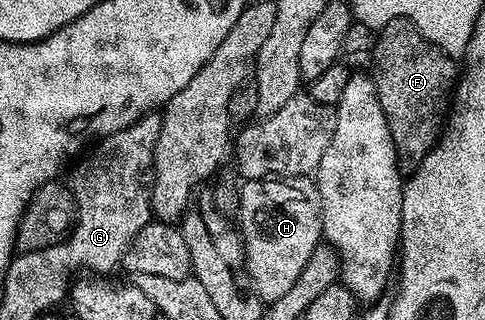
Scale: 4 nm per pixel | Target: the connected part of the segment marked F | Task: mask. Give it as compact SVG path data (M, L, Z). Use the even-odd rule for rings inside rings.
M410 26L388 27L376 39L374 56L375 89L393 138L399 171L410 174L418 170L421 162L425 162L444 131L457 87L456 61Z

